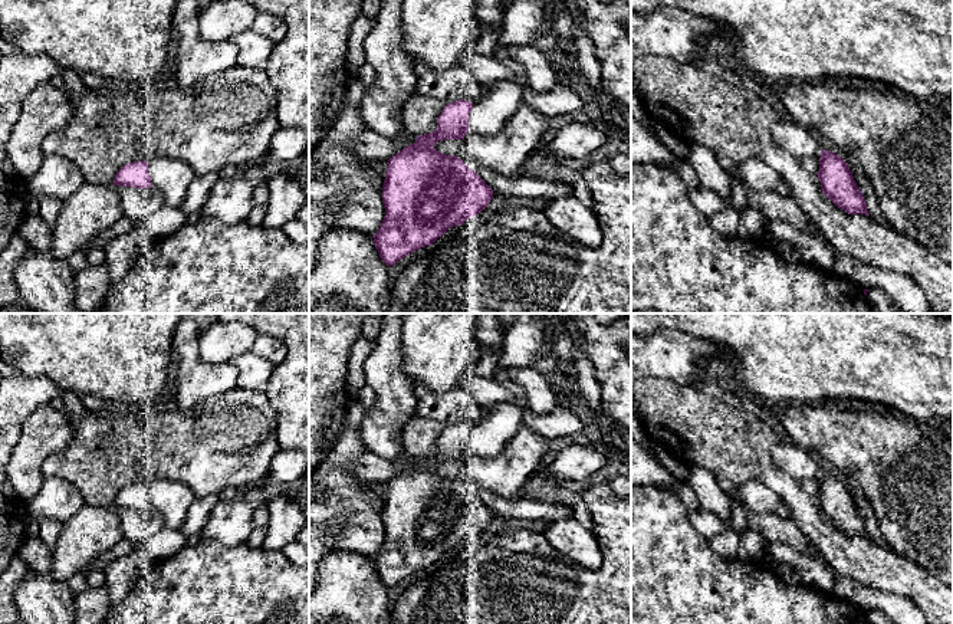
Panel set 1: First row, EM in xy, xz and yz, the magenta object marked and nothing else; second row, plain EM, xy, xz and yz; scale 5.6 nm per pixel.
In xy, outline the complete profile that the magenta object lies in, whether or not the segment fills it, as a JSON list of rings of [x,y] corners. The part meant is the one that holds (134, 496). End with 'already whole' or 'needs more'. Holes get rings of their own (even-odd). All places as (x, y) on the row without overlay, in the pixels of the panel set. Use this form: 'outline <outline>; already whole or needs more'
outline [[[152,480],[128,485],[115,496],[114,508],[148,510],[154,508],[162,518],[164,526],[180,529],[187,510],[195,500],[190,487],[178,482]]]; needs more

